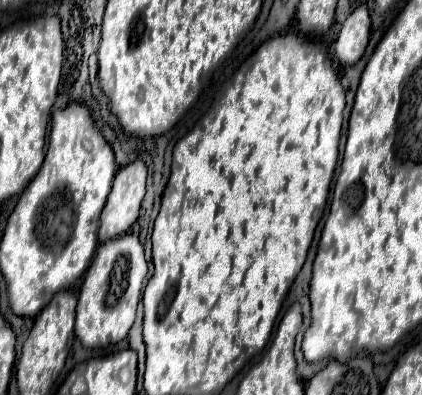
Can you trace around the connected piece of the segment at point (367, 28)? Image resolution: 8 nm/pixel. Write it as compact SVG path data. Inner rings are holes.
M361 4L353 10L353 14L343 22L341 32L335 42L335 54L343 64L355 64L367 48L371 32L371 20L367 6Z

